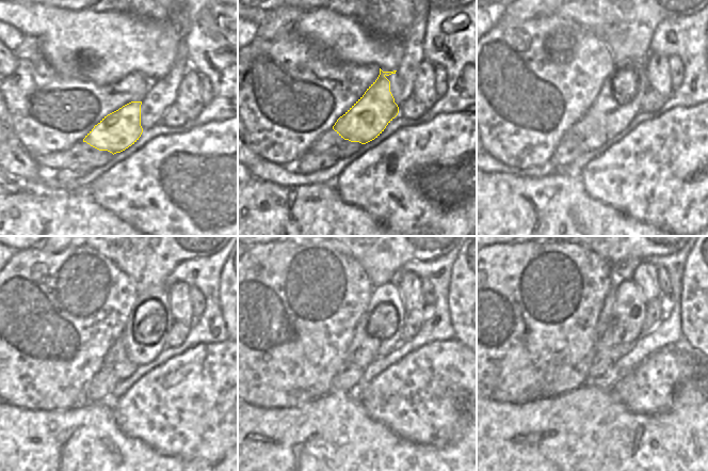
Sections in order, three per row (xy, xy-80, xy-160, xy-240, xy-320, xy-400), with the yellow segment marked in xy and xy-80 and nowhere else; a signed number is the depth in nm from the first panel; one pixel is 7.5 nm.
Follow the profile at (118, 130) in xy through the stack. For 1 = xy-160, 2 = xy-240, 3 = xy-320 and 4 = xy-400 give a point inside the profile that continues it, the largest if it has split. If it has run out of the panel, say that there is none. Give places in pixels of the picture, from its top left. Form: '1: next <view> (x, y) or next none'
1: next xy-160 (620, 99)
2: next xy-240 (149, 320)
3: next xy-320 (386, 308)
4: next xy-400 (630, 304)

